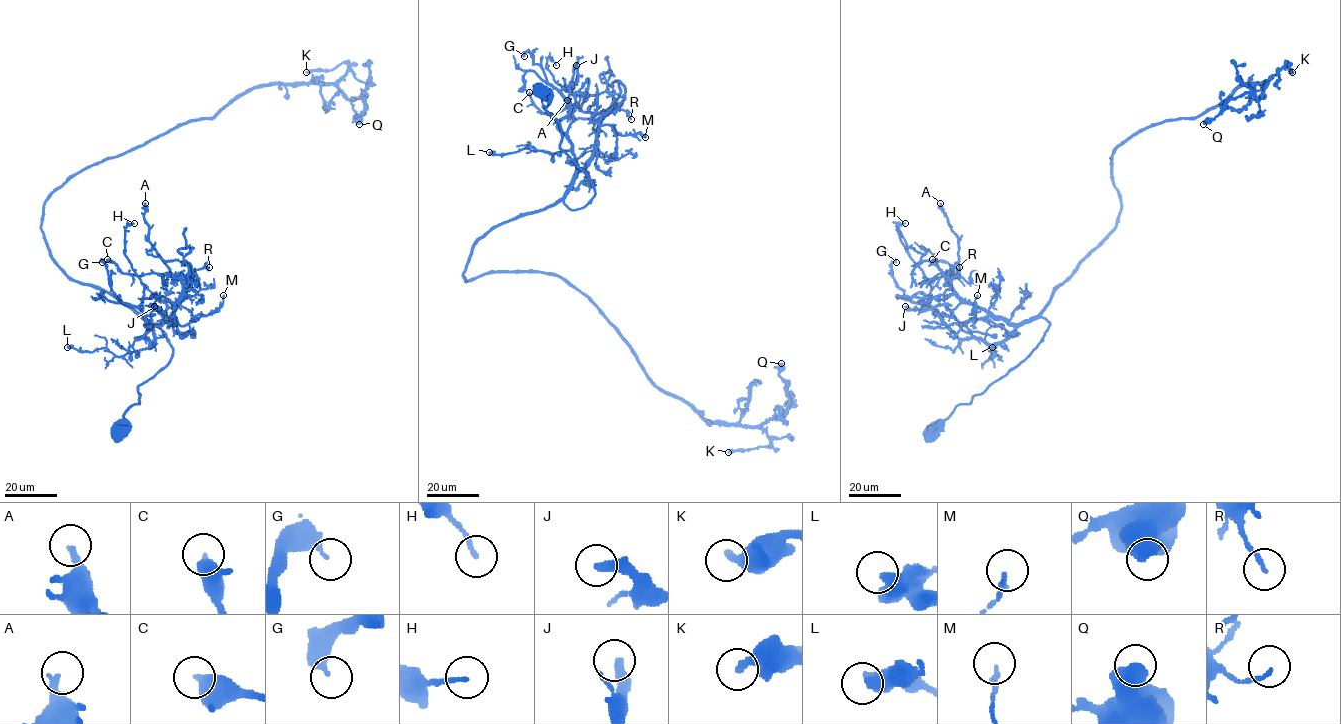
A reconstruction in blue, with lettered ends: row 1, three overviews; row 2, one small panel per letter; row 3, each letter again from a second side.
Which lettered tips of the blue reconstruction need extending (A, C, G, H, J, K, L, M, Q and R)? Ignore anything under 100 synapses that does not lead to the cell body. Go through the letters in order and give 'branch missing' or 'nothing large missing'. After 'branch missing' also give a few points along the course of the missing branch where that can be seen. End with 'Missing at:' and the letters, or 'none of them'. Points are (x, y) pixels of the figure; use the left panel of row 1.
A: nothing large missing
C: nothing large missing
G: nothing large missing
H: nothing large missing
J: nothing large missing
K: nothing large missing
L: nothing large missing
M: nothing large missing
Q: nothing large missing
R: nothing large missing
Missing at: none of them

